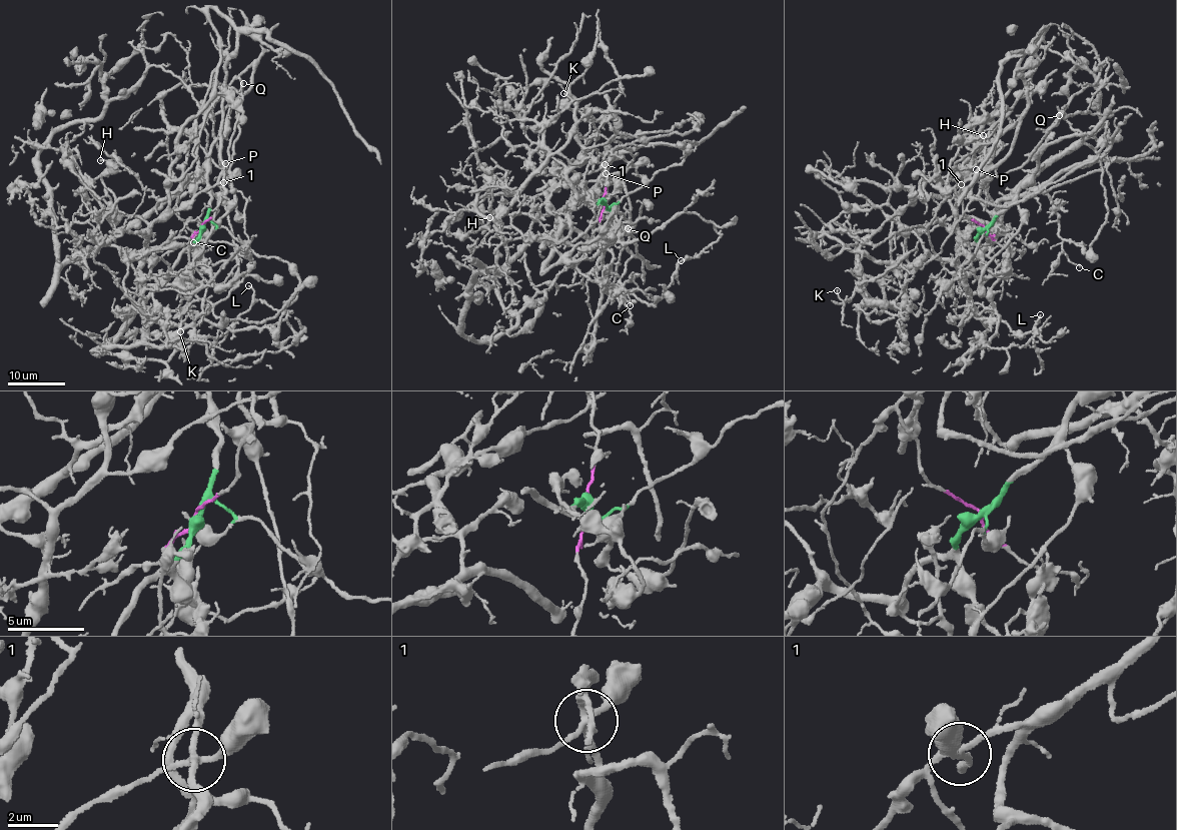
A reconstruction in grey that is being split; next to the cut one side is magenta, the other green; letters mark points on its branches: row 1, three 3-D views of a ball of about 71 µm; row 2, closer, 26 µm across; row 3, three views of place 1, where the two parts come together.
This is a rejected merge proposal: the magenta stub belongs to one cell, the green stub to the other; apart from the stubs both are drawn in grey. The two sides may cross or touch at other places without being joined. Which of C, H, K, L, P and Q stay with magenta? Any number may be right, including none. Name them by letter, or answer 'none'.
P, Q

